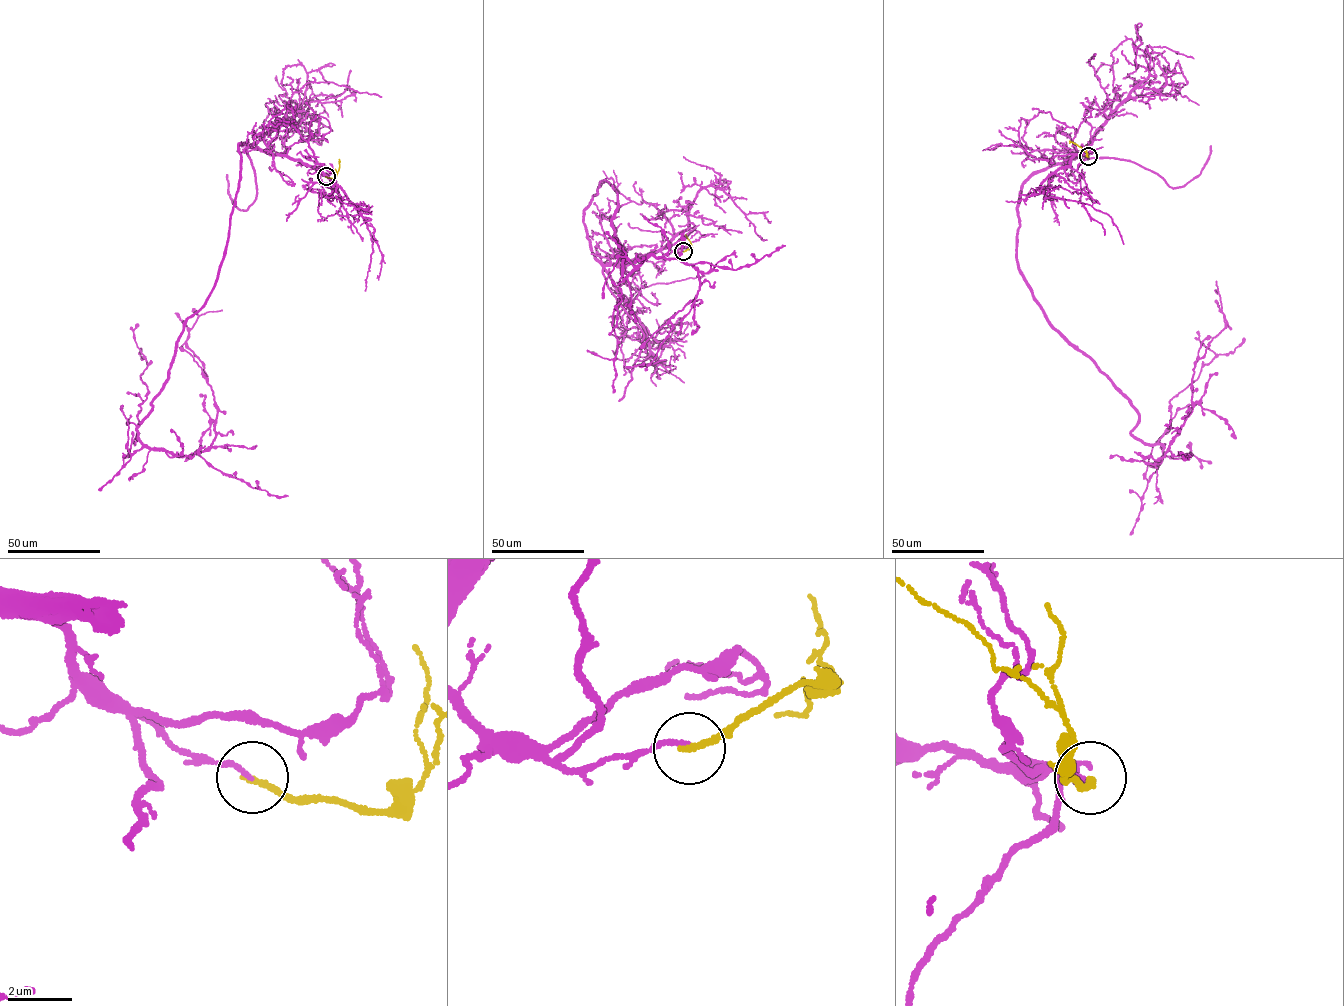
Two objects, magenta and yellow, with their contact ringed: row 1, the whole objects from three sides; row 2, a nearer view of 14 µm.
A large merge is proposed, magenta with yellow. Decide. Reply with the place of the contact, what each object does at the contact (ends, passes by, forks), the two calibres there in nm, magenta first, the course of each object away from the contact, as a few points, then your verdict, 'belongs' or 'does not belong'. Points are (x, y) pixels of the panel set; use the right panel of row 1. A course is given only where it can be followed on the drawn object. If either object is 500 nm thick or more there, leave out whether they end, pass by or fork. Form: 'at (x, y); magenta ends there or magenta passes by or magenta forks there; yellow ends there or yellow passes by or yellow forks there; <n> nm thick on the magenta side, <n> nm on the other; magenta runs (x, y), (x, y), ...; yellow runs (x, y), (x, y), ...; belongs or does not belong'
at (1088, 156); magenta ends there; yellow ends there; 130 nm thick on the magenta side, 190 nm on the other; magenta runs (1088, 156), (1023, 184), (1017, 264), (1134, 408), (1132, 434), (1163, 447), (1155, 465), (1224, 328), (1216, 281); yellow runs (1088, 156), (1080, 147), (1069, 143); does not belong

